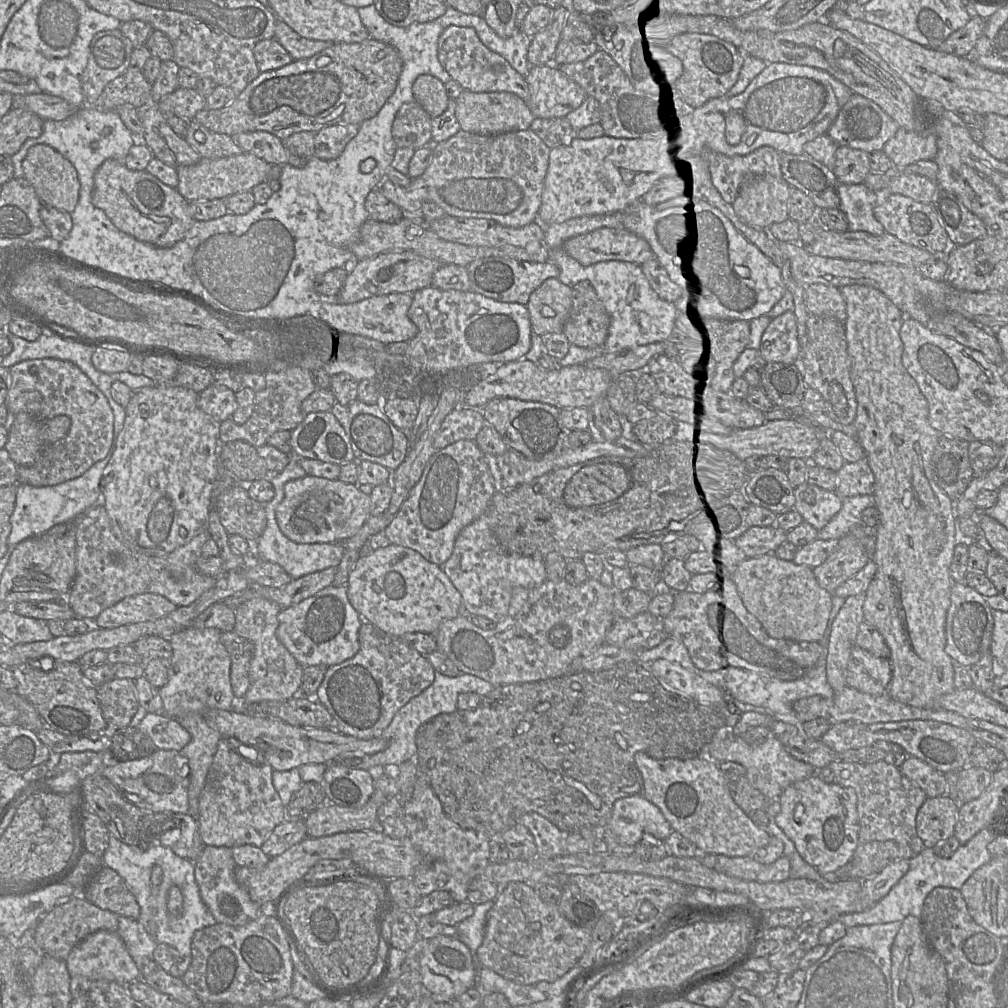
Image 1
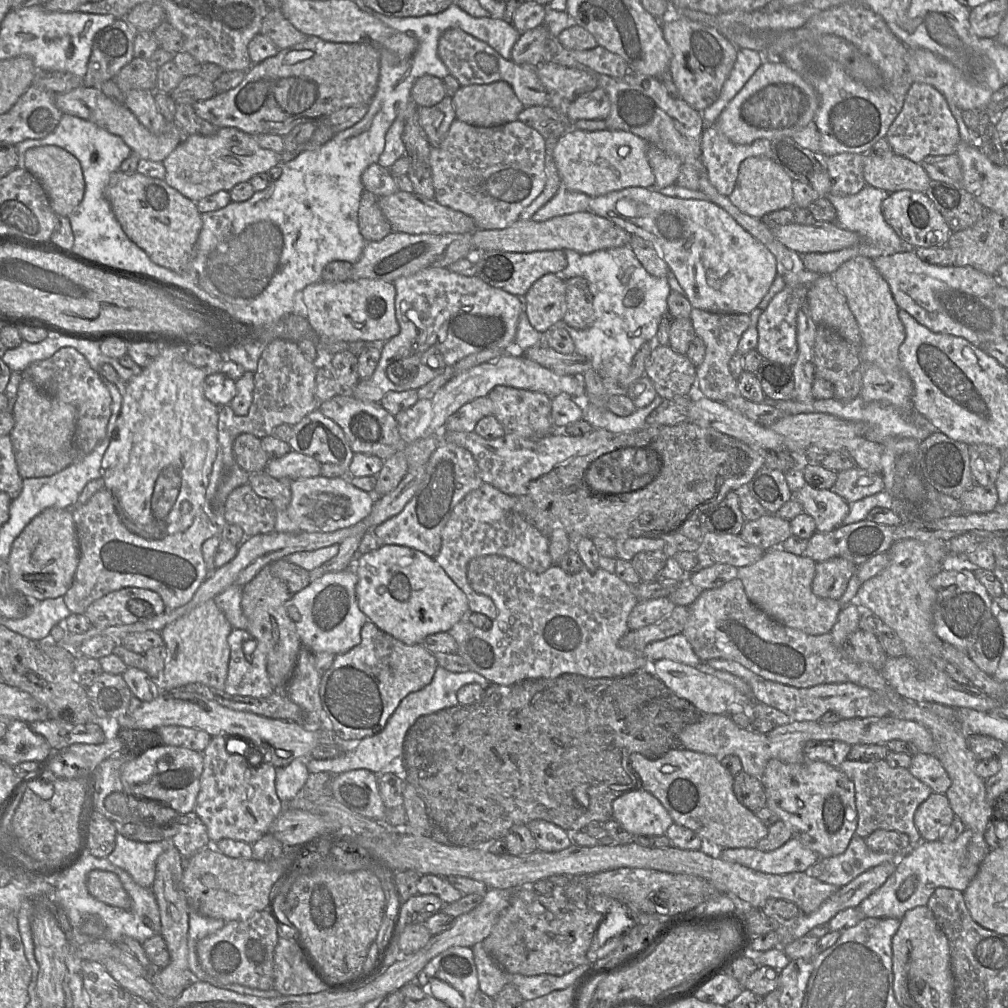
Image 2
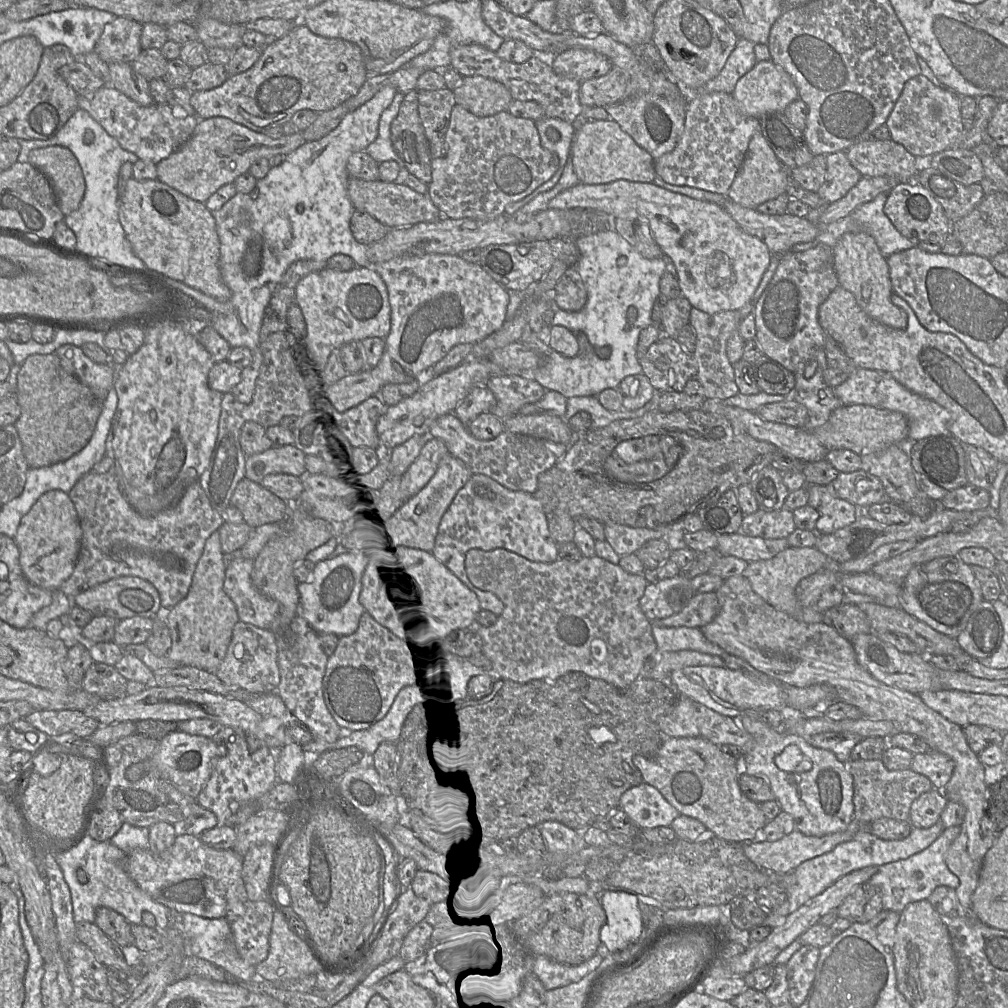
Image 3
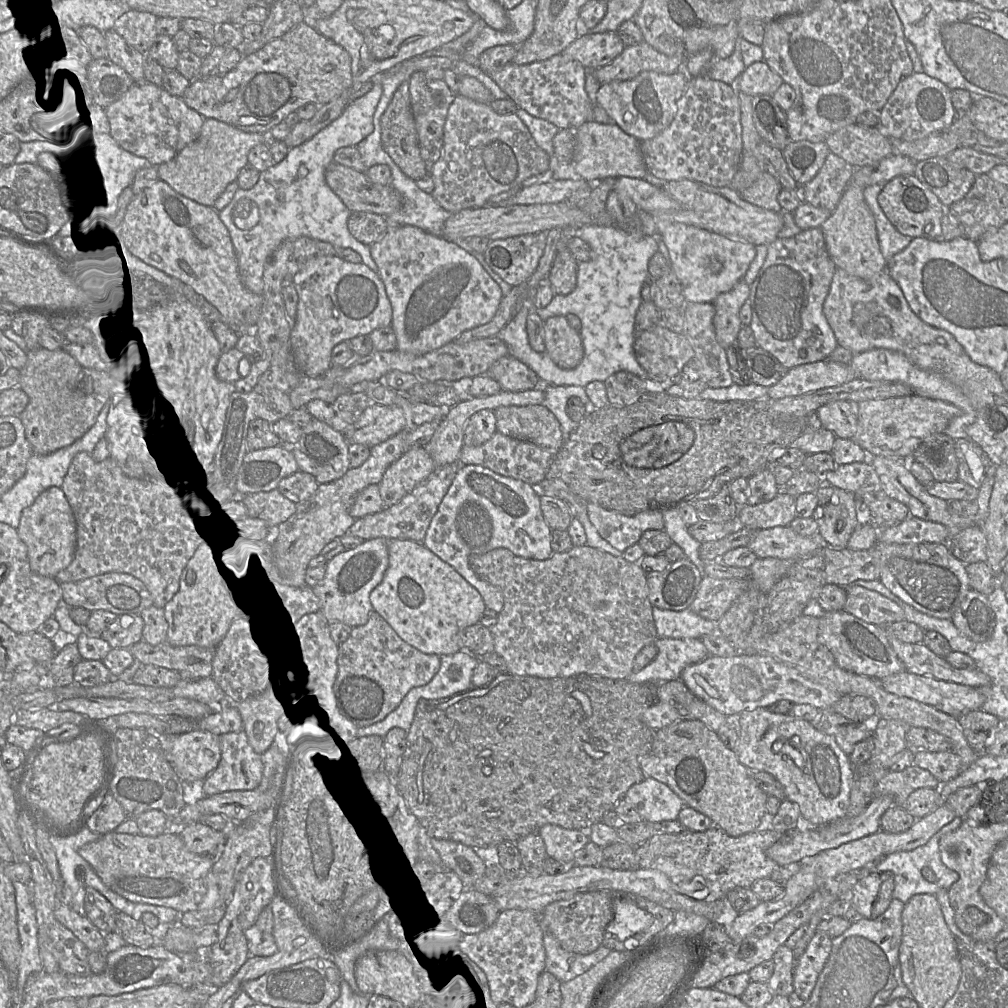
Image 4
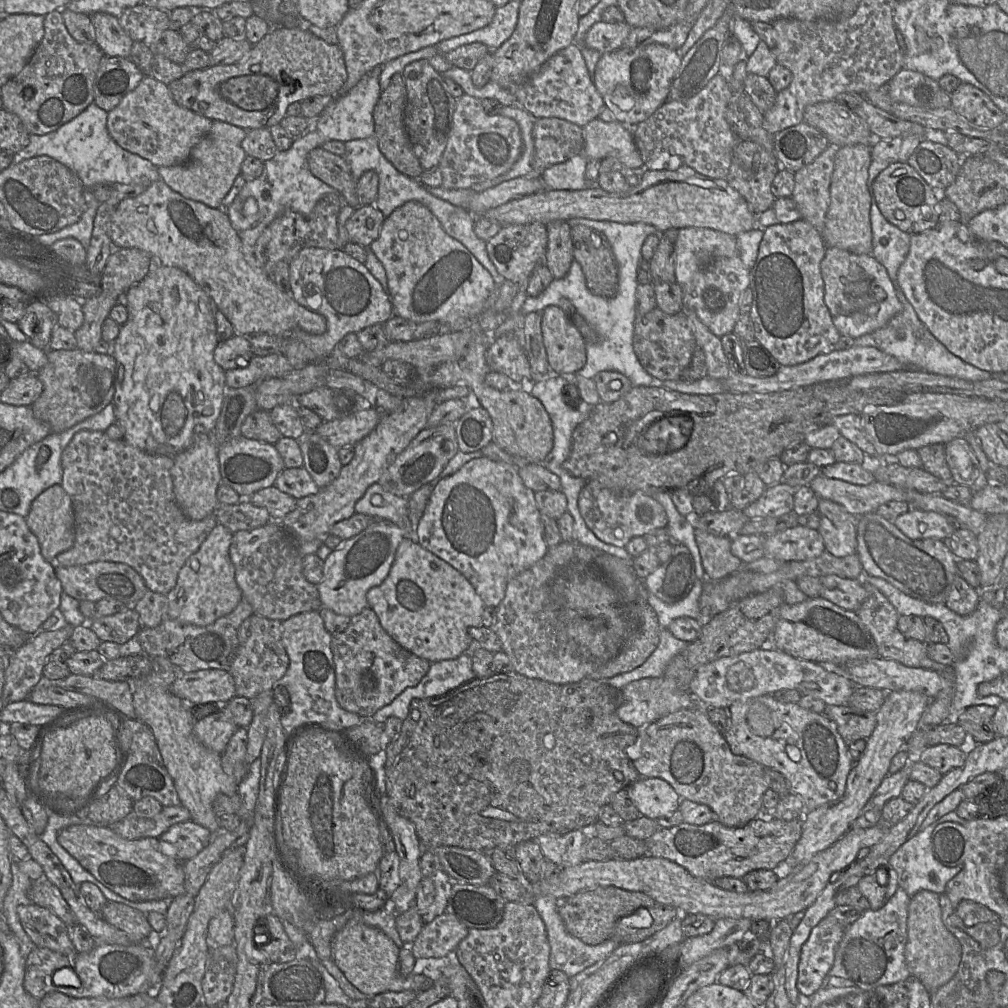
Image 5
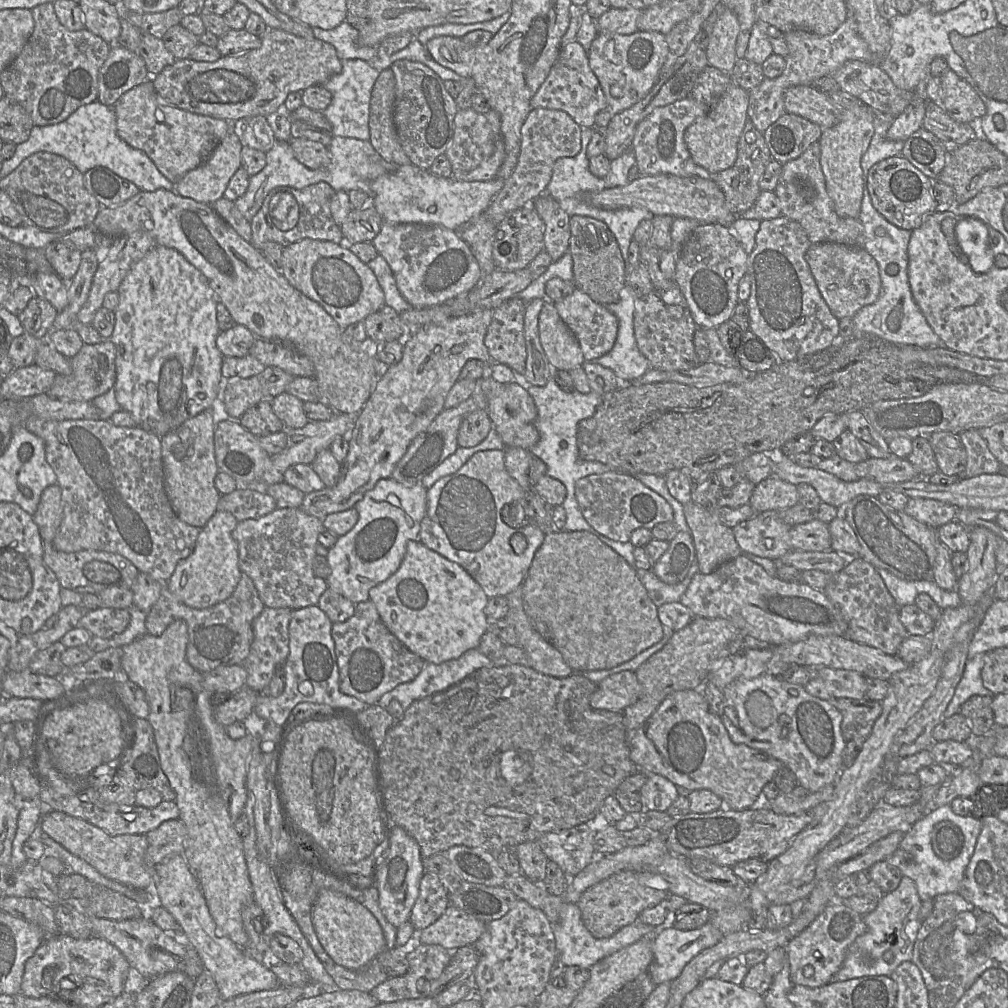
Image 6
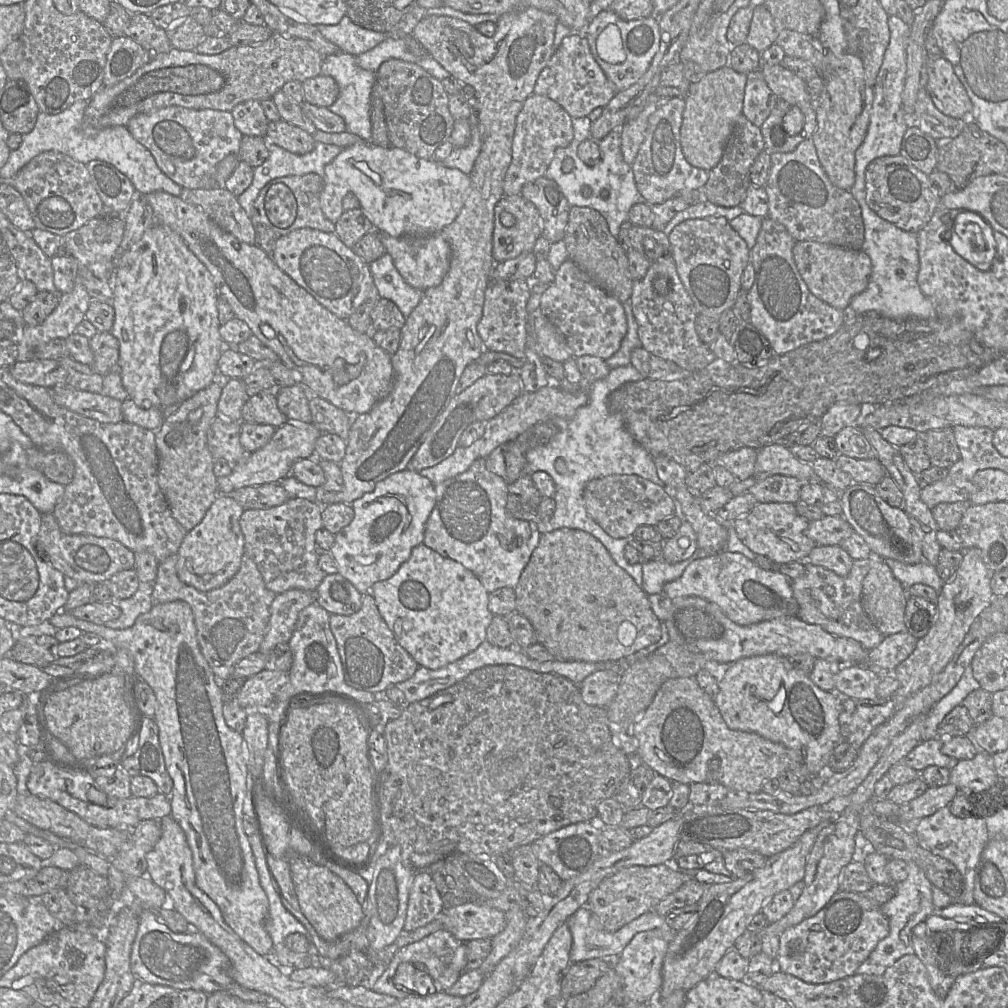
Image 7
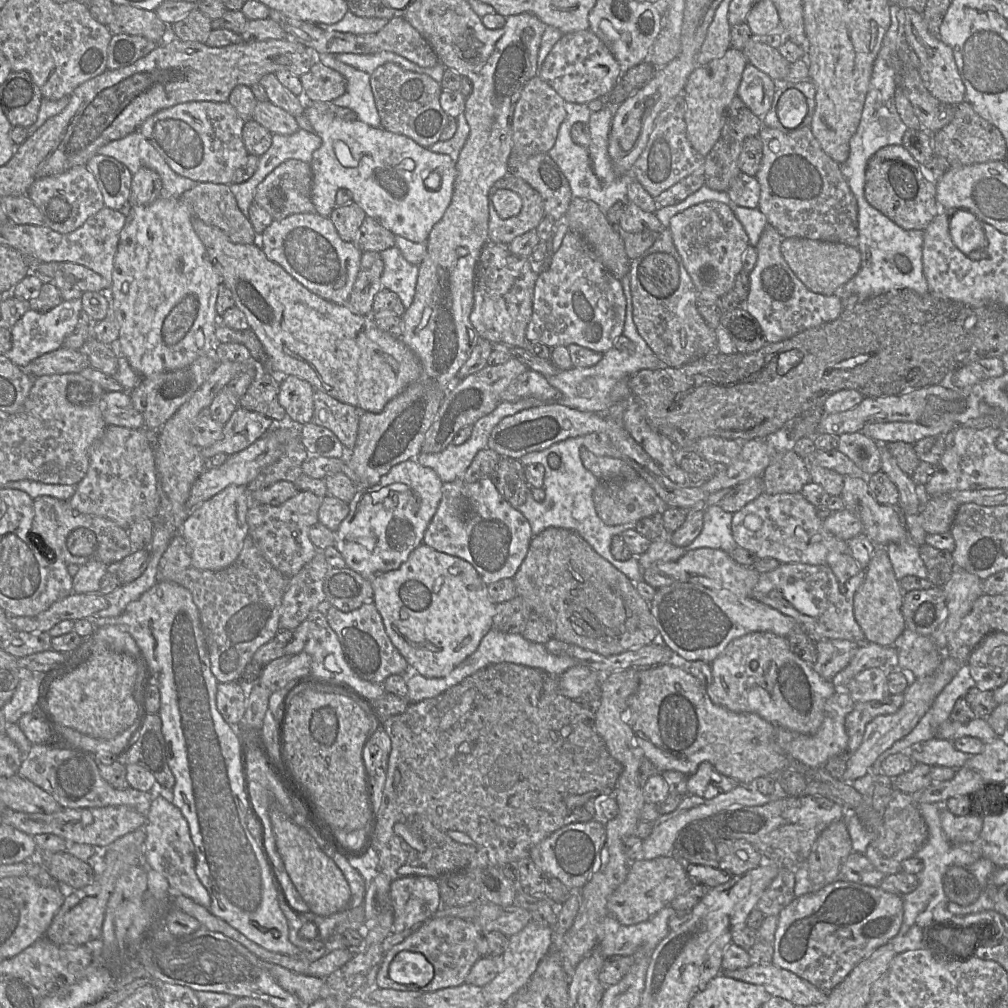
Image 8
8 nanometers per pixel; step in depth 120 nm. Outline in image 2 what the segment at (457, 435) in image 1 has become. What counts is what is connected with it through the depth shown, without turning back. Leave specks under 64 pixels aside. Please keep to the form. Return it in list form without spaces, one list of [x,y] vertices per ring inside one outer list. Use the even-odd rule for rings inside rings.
[[[488,396],[478,397],[460,407],[451,415],[444,430],[473,432],[477,422],[483,417],[493,414],[493,405]]]

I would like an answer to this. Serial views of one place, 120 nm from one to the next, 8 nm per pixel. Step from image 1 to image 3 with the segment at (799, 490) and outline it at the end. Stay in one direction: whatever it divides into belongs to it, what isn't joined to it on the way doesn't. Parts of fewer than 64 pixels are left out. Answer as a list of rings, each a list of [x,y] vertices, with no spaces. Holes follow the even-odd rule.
[[[807,485],[807,491],[808,505],[818,512],[815,525],[818,535],[833,533],[857,519],[857,506],[835,495],[831,487]]]

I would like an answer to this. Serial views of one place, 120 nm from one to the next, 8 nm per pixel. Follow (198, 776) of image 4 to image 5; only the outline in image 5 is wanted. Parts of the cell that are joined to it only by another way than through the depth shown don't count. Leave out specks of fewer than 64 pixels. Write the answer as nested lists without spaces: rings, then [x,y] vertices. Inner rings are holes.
[[[220,708],[218,711],[197,720],[193,731],[204,746],[222,754],[237,728]]]

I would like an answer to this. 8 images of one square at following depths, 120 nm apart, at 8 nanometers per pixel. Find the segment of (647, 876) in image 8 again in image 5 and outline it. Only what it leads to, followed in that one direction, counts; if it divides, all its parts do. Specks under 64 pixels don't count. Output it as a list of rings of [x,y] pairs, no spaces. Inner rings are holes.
[[[615,886],[597,887],[560,900],[559,914],[569,934],[585,944],[598,945],[612,937],[614,928],[621,918],[655,903],[658,902],[642,892],[628,891]]]

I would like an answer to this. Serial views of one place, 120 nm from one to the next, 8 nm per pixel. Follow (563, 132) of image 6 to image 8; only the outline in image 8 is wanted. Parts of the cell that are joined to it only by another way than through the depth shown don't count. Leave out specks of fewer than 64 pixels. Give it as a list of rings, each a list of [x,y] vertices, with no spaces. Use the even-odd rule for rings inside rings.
[[[539,75],[524,86],[513,116],[512,152],[521,157],[548,153],[554,146],[559,128],[565,119],[565,101]]]

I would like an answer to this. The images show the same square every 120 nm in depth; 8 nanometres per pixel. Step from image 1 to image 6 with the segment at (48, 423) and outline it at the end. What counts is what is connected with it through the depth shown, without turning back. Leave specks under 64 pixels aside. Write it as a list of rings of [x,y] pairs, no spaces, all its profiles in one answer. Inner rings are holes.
[[[110,339],[99,344],[83,344],[79,352],[70,358],[72,373],[70,375],[56,374],[53,384],[46,393],[61,400],[92,402],[97,396],[115,387],[116,353],[116,346]]]

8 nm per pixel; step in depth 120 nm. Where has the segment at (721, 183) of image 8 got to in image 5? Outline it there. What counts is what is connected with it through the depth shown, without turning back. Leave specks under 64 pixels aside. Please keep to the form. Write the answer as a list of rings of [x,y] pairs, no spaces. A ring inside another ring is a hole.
[[[738,141],[733,151],[732,163],[729,168],[726,181],[747,202],[749,209],[755,215],[759,215],[769,209],[775,201],[771,193],[771,184],[781,166],[774,153],[769,153],[761,145],[751,141]]]

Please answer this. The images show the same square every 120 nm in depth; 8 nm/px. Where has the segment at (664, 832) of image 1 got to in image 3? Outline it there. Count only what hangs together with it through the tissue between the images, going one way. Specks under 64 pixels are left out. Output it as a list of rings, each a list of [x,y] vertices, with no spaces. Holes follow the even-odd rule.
[[[645,782],[626,790],[618,807],[640,829],[670,826],[680,815],[655,787]]]

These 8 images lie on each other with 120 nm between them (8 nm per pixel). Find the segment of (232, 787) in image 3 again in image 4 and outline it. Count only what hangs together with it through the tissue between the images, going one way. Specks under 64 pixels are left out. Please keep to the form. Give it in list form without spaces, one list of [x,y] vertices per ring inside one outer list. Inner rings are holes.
[[[245,731],[219,735],[219,744],[221,760],[203,783],[206,797],[227,791],[256,789],[262,779],[263,763],[261,755],[249,744]]]

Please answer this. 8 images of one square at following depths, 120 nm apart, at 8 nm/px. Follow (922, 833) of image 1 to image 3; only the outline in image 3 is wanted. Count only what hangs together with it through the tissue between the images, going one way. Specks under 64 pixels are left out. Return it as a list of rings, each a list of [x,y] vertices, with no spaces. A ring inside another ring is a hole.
[[[932,789],[916,798],[910,807],[912,827],[929,828],[940,821],[948,799],[942,790]]]

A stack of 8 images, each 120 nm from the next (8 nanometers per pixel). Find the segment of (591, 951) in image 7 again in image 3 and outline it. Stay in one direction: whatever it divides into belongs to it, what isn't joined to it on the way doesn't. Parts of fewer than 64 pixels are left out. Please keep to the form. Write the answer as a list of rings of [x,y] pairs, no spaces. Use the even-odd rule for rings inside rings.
[[[595,954],[589,960],[578,965],[555,962],[543,955],[532,958],[532,972],[541,981],[546,991],[564,987],[580,981],[587,974],[595,971],[603,958]]]

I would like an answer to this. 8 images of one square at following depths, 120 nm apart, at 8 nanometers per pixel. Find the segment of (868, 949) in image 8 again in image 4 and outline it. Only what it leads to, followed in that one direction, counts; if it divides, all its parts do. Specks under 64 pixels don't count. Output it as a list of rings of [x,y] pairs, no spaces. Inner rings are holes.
[[[816,931],[805,951],[795,963],[793,987],[796,995],[806,1002],[816,985],[832,949],[833,938]]]

